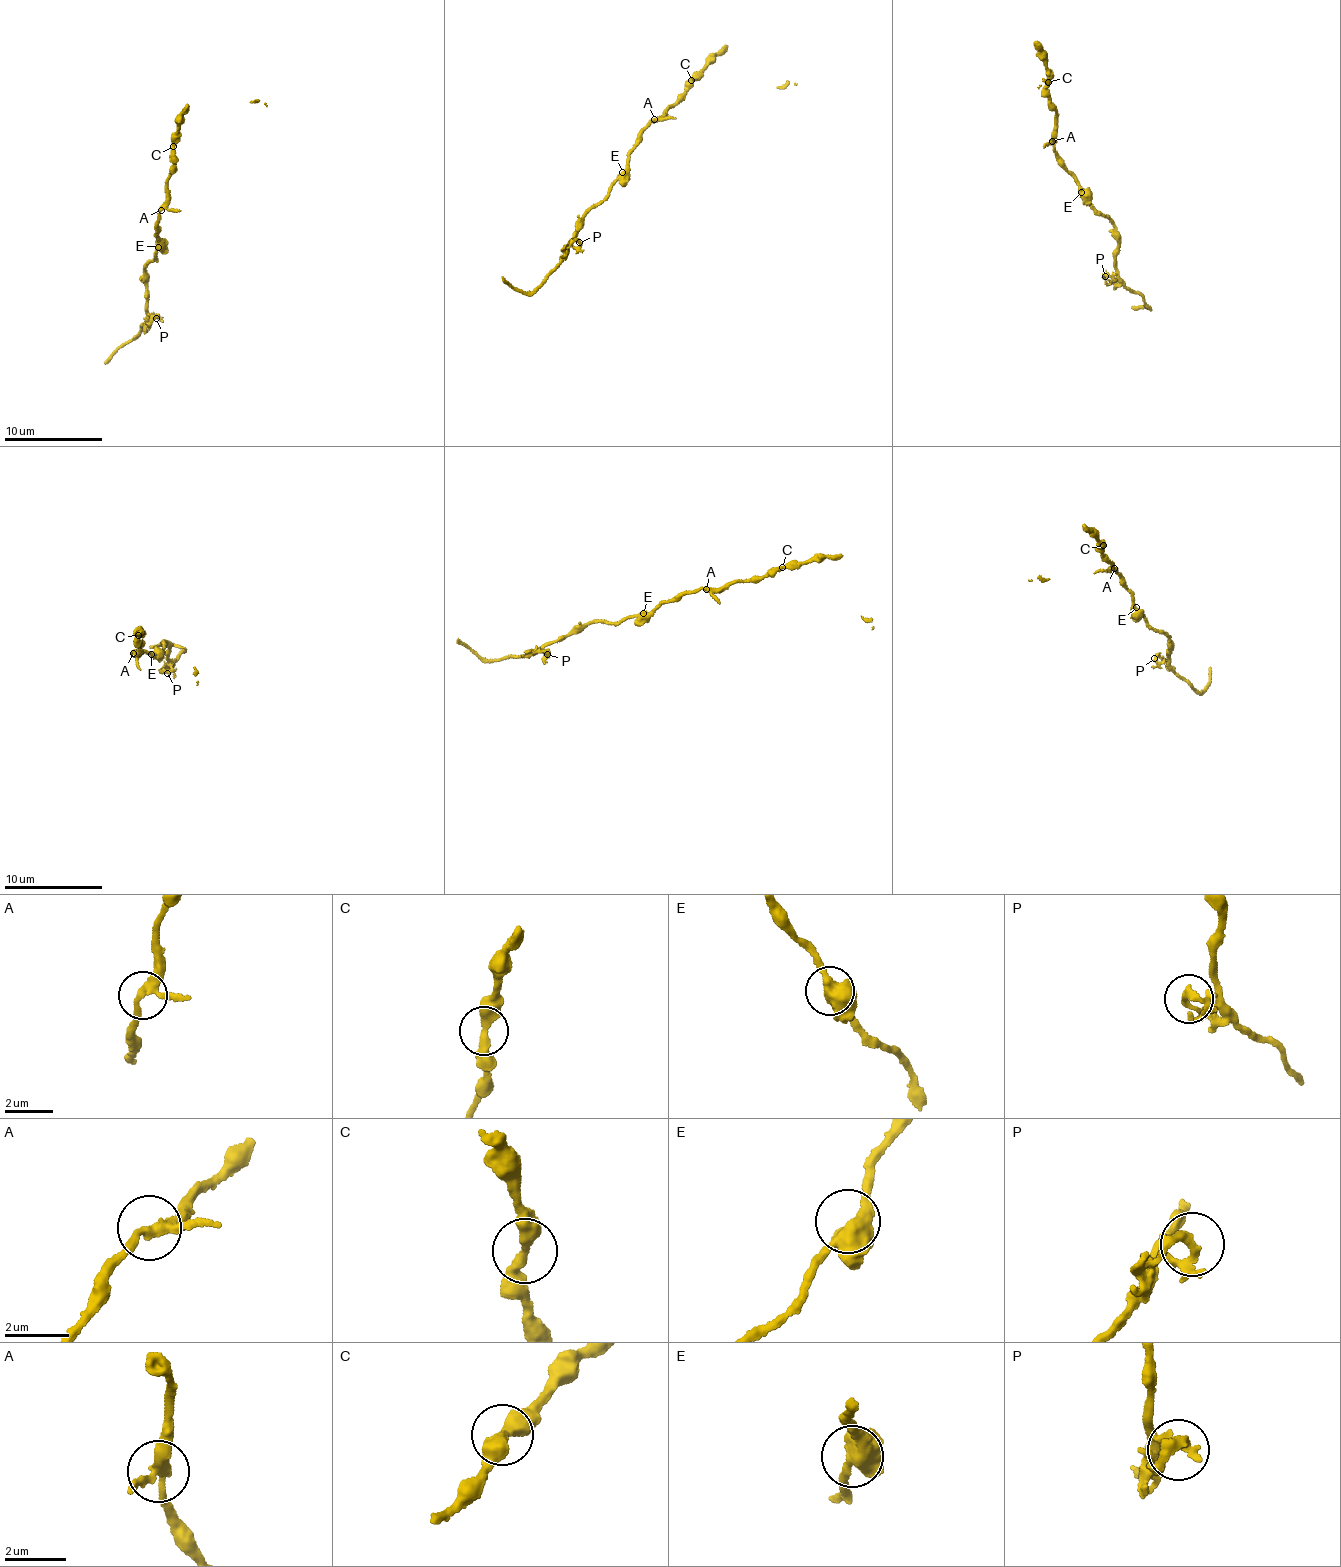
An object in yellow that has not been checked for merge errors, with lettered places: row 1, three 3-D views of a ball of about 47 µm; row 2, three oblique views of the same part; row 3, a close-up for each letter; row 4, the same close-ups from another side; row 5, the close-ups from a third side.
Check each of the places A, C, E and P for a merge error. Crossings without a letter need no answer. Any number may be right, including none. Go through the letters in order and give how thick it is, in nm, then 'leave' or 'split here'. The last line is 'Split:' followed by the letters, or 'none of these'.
A: 260 nm thick; leave
C: 360 nm thick; leave
E: 440 nm thick; leave
P: 240 nm thick; leave
Split: none of these

